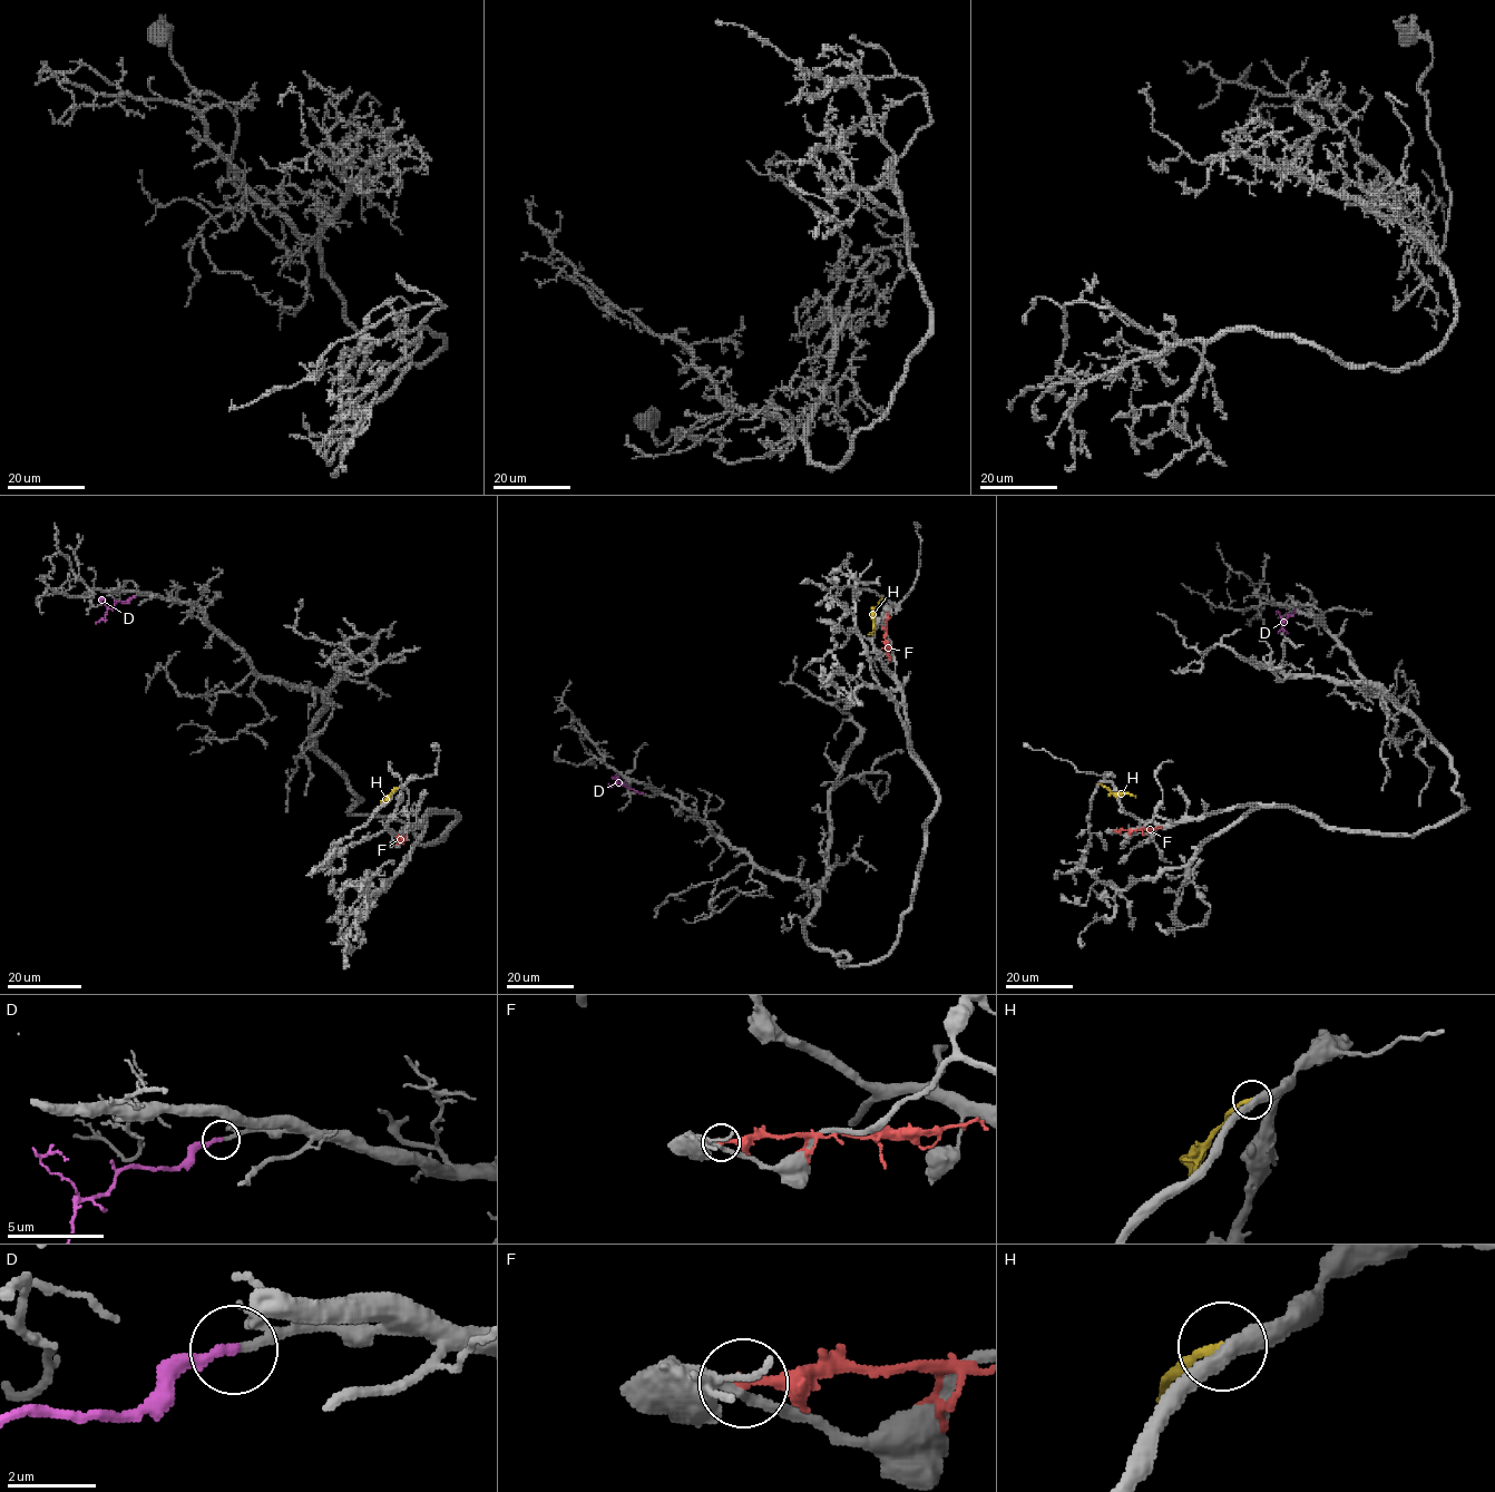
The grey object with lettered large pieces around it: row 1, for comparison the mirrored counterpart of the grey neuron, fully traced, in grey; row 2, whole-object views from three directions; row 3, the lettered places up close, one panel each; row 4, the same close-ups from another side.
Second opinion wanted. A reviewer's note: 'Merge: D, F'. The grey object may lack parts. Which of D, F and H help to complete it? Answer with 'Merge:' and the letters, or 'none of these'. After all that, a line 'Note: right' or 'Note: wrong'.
Merge: D
Note: wrong

